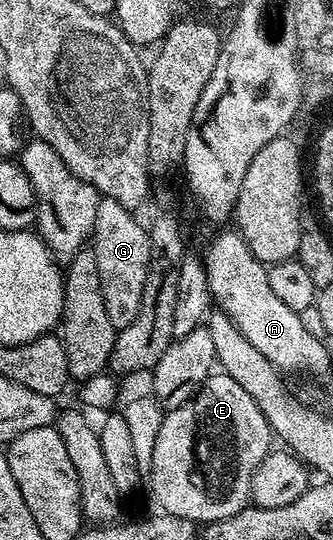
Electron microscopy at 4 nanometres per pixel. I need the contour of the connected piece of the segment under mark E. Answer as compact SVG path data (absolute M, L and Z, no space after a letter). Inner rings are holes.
M214 372L192 398L165 414L147 471L149 490L164 513L183 516L198 524L221 522L250 505L251 476L255 476L255 468L269 455L273 441L273 432L259 404L255 404L231 376Z

